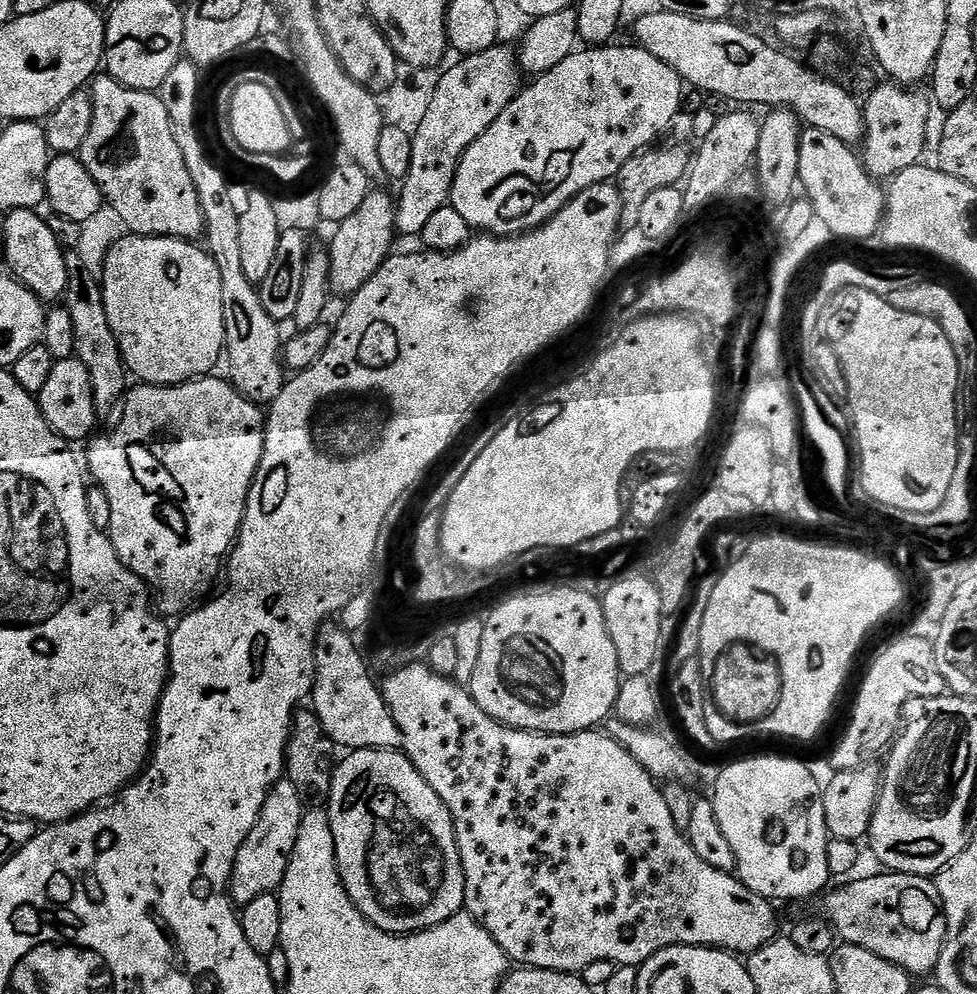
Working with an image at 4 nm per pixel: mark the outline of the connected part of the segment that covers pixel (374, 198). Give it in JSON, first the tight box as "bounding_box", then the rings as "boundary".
{"bounding_box":[327,191,398,298],"boundary":[[[369,191],[366,202],[362,202],[362,206],[358,206],[358,210],[354,210],[354,214],[350,214],[350,218],[343,220],[341,224],[335,225],[332,236],[332,248],[327,249],[330,258],[330,278],[332,279],[332,291],[339,294],[341,292],[344,298],[350,298],[362,286],[366,286],[366,282],[370,282],[379,268],[384,265],[385,260],[393,255],[394,248],[392,243],[398,240],[396,230],[396,200],[388,192]]]}

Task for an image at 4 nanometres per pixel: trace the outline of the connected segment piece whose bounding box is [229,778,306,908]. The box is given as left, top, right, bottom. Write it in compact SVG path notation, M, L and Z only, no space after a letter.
M287 778L278 780L263 804L262 814L254 829L239 848L236 864L232 868L229 895L237 907L243 908L255 898L271 895L279 889L285 878L305 811L294 784Z

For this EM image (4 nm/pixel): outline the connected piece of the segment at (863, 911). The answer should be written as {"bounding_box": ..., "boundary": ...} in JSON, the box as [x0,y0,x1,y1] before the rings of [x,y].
{"bounding_box":[824,872,946,977],"boundary":[[[901,872],[880,875],[884,876],[853,879],[834,889],[824,900],[827,923],[843,943],[862,946],[913,977],[935,973],[946,938],[946,918],[935,883],[926,876]]]}

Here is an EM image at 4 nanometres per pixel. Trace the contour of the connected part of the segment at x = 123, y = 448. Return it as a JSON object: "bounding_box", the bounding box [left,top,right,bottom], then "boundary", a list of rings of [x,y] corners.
{"bounding_box":[86,374,266,601],"boundary":[[[216,374],[201,376],[198,380],[188,380],[185,384],[170,384],[167,386],[144,384],[136,387],[140,388],[134,389],[133,392],[131,389],[122,401],[122,407],[118,412],[120,421],[117,422],[116,429],[109,436],[97,435],[87,445],[89,448],[88,460],[86,456],[86,472],[91,479],[92,476],[96,479],[93,480],[95,487],[101,488],[106,494],[106,502],[110,506],[110,526],[106,530],[106,535],[112,541],[120,561],[137,578],[143,580],[149,589],[156,591],[157,588],[158,591],[169,592],[172,596],[180,595],[185,596],[188,600],[197,599],[196,601],[199,601],[201,599],[199,596],[207,590],[208,583],[219,572],[221,575],[222,565],[231,553],[232,546],[236,543],[236,537],[240,534],[240,523],[248,505],[248,495],[264,453],[266,412],[261,405],[253,404],[251,400],[247,400],[227,379],[221,378],[219,380]]]}

